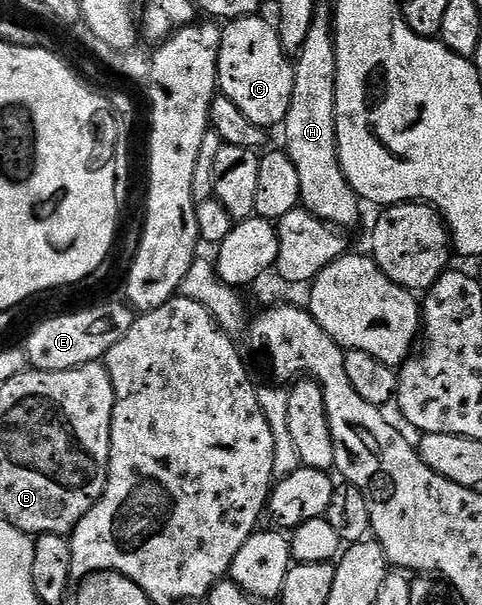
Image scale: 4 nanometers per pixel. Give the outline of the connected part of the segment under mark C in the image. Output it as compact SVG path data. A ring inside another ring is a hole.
M235 17L222 30L220 59L218 60L218 88L221 96L232 99L247 119L252 119L266 130L281 126L292 103L294 66L291 58L282 50L278 30L262 18Z

